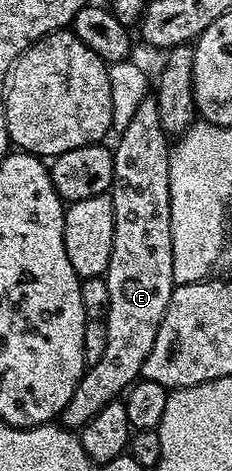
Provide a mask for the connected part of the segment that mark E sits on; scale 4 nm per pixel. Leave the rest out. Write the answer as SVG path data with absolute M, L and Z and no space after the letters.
M152 98L141 100L124 130L117 133L118 145L113 145L112 182L109 196L112 198L114 211L114 237L112 238L112 254L104 273L108 286L108 314L104 321L108 330L108 346L104 346L104 358L100 362L89 365L82 373L76 390L64 406L60 420L71 430L80 430L108 402L119 399L141 377L142 367L152 350L152 342L156 342L156 330L164 318L164 310L168 310L168 298L172 298L172 290L176 287L172 274L172 218L170 217L170 187L168 186L168 170L170 169L171 143L166 131L160 126L160 110L156 110L156 102Z

